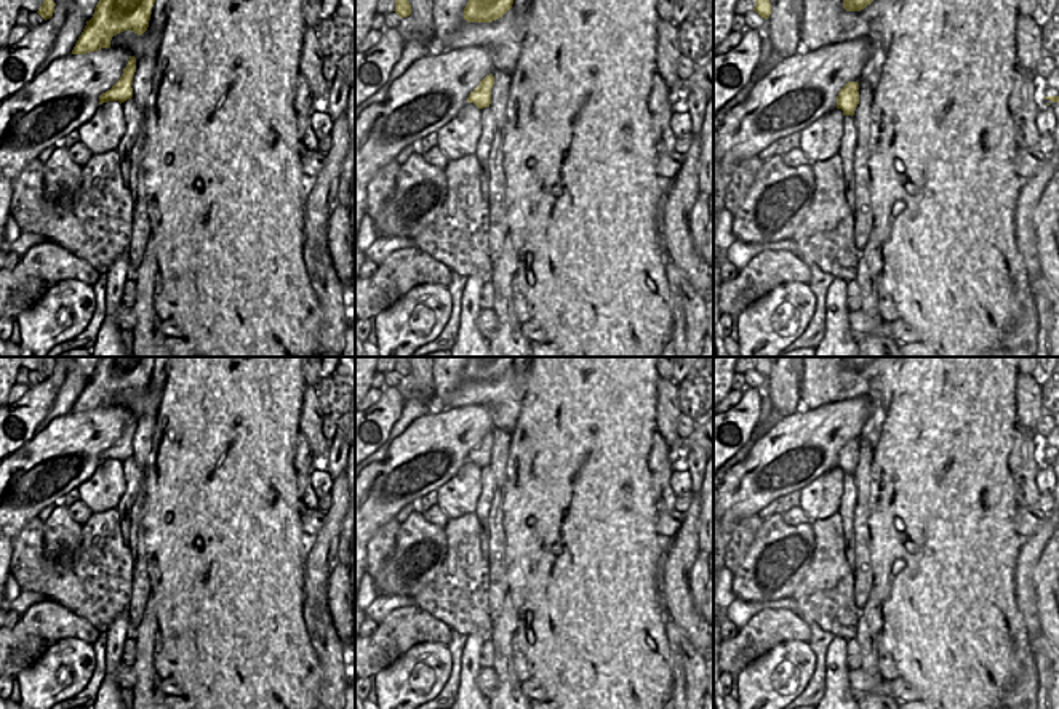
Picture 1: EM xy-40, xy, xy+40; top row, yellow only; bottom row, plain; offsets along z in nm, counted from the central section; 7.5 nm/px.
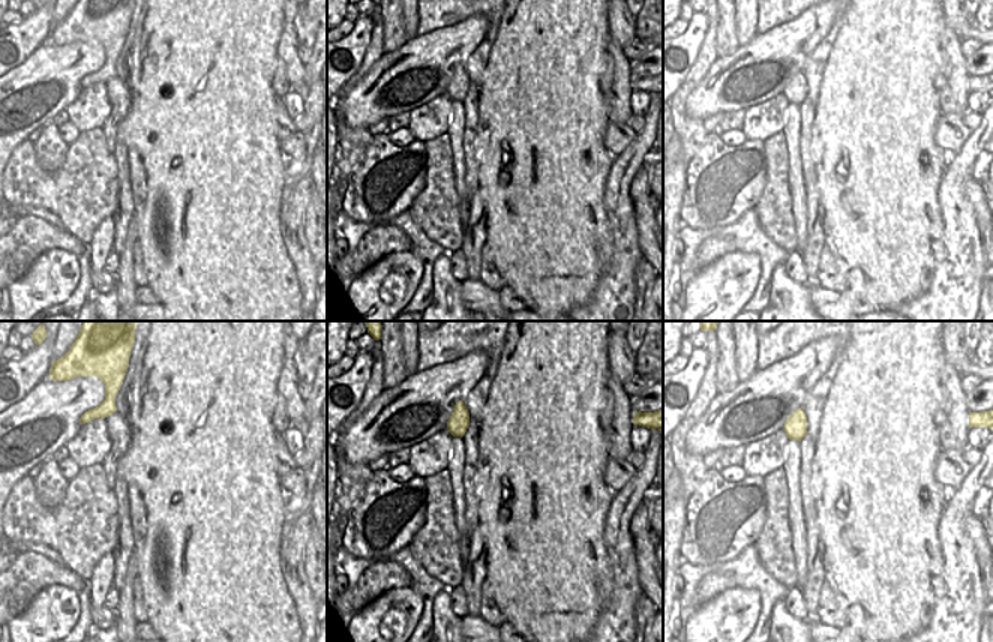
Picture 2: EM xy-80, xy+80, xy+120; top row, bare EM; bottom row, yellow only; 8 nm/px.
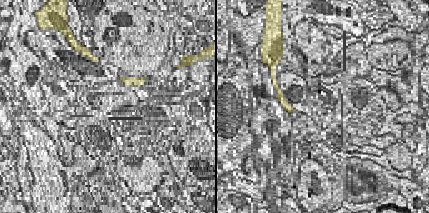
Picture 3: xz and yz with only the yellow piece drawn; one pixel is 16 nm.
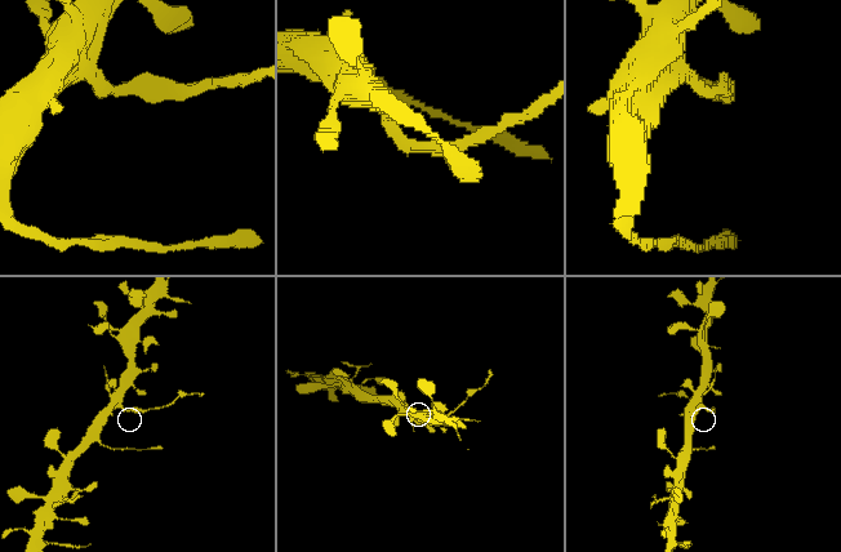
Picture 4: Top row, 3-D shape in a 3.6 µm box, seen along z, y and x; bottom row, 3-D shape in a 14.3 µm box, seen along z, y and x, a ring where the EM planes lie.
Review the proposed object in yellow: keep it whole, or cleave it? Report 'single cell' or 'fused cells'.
fused cells

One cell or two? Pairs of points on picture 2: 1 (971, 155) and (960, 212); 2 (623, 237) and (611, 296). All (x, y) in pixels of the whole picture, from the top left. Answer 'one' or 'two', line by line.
1: one
2: one

